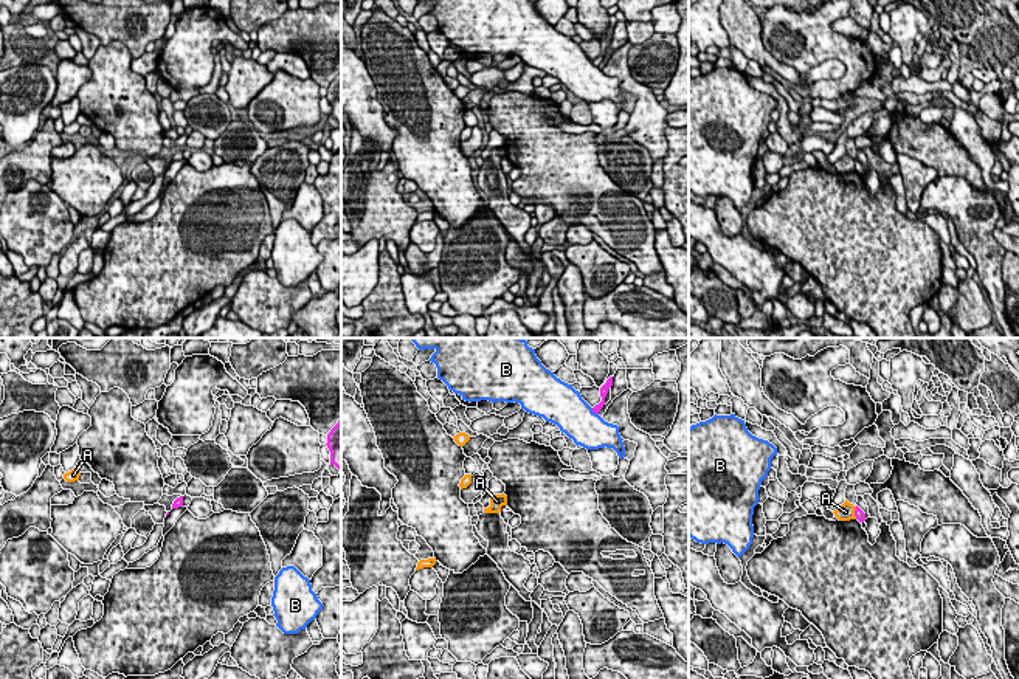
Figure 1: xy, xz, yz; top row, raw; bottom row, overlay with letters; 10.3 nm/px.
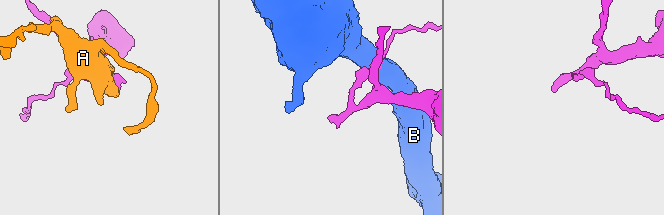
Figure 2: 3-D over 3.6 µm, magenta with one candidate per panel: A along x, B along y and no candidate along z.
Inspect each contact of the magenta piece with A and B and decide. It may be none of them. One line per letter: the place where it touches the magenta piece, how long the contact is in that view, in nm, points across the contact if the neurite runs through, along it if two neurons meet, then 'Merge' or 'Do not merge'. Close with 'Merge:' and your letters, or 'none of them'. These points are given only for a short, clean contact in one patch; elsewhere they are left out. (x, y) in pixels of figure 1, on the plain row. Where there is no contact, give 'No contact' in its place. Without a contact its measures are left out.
A: Touches magenta at yz (855, 166). Shared border 130 nm. Boundary: yz (853, 160), (856, 171). Do not merge
B: Touches magenta at xz (594, 64). Shared border 110 nm. Do not merge
Merge: none of them

